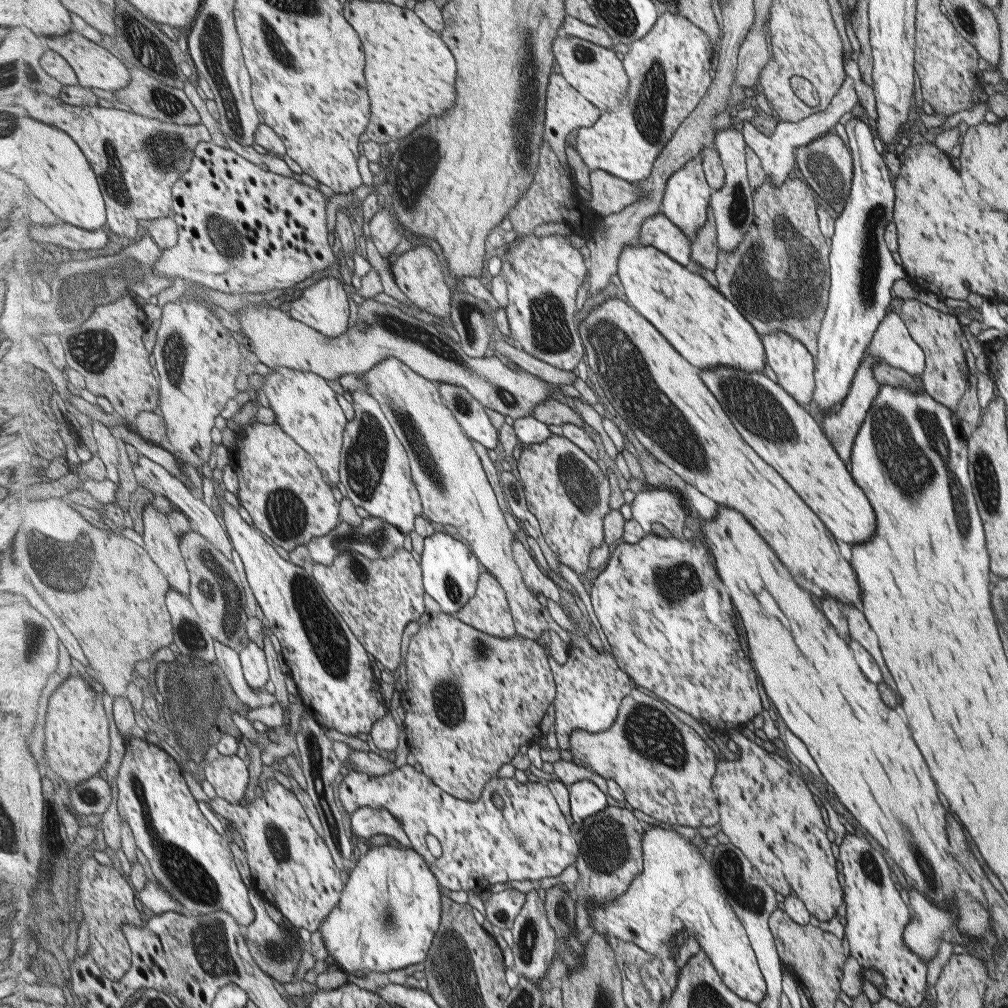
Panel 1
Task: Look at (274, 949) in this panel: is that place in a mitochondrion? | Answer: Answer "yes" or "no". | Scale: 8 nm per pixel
yes

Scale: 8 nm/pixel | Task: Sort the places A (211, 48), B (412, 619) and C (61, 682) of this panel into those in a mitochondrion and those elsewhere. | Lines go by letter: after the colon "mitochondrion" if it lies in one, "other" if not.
A: mitochondrion
B: other
C: other

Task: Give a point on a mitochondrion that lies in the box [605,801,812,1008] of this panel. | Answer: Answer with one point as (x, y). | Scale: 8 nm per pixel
(753, 899)

